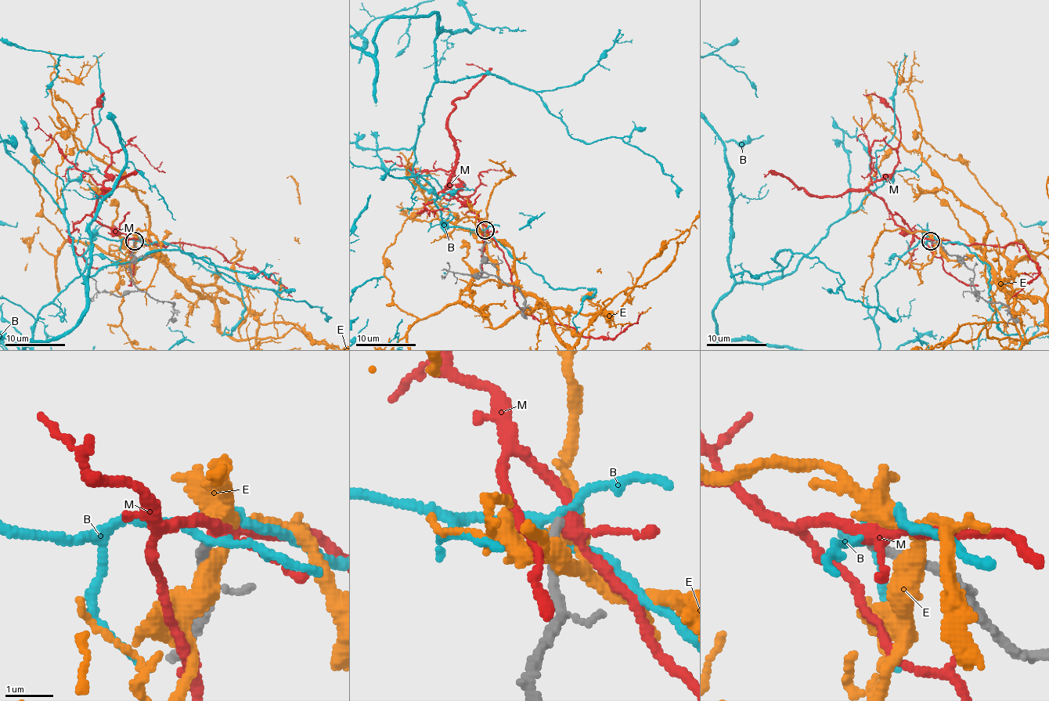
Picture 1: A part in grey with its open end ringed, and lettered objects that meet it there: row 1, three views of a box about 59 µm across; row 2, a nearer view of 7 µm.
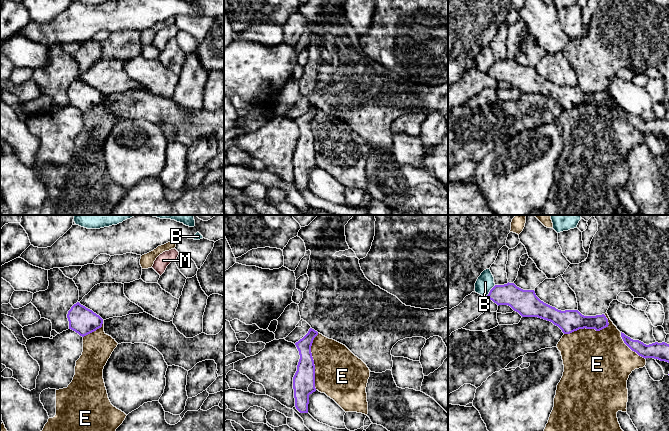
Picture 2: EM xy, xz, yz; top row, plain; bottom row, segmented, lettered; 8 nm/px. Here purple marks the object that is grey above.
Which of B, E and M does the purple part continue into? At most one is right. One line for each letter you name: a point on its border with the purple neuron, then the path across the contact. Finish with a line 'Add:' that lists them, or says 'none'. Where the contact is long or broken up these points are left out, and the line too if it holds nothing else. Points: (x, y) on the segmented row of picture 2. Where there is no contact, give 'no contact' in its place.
Add: none

